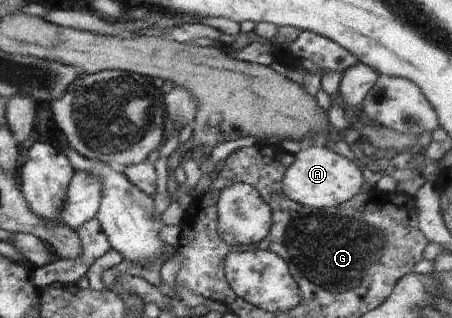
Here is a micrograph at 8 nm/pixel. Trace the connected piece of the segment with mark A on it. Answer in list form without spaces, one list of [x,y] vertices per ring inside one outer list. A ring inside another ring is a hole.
[[[306,144],[294,157],[295,160],[287,167],[282,185],[283,192],[299,204],[318,209],[340,206],[360,192],[364,185],[358,162],[350,161],[332,148]]]

